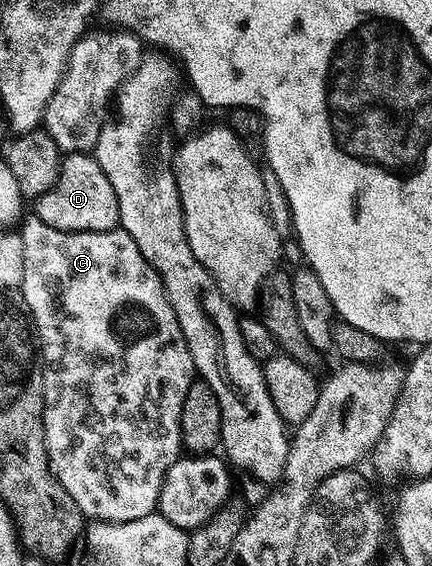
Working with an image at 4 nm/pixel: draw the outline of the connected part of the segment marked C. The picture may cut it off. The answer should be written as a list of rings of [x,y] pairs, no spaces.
[[[28,215],[23,218],[18,231],[22,235],[22,283],[18,288],[24,294],[28,315],[38,334],[38,353],[44,368],[44,442],[52,473],[58,483],[66,487],[70,499],[78,503],[78,511],[93,521],[128,521],[157,512],[166,471],[170,471],[172,464],[182,456],[182,399],[186,399],[186,391],[191,387],[196,373],[190,347],[182,335],[174,307],[170,307],[162,279],[154,267],[146,263],[142,251],[138,251],[138,243],[134,243],[128,232],[119,227],[97,233],[67,233],[42,223],[42,219],[35,215]]]

